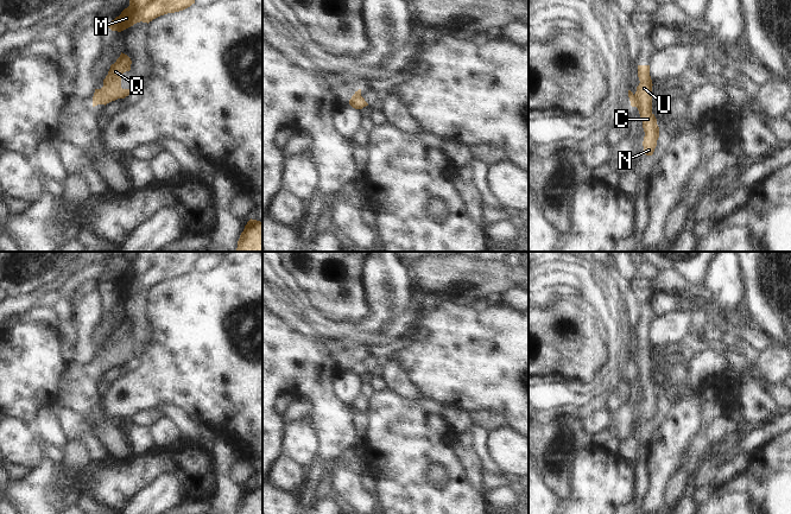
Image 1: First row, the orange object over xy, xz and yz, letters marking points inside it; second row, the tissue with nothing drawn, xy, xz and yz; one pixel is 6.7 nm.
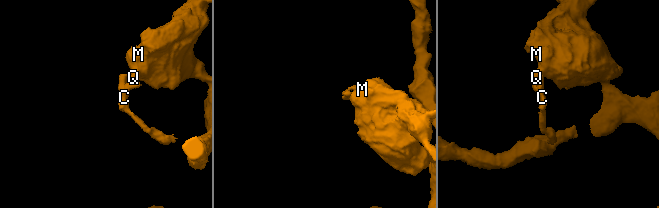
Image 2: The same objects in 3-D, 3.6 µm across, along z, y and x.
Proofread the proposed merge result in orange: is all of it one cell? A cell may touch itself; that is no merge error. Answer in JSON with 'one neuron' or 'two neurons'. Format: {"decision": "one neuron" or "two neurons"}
{"decision": "two neurons"}

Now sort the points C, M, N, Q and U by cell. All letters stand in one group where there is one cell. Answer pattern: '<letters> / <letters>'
C N U / M Q

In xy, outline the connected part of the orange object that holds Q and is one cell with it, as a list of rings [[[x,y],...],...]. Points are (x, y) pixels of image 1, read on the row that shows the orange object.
[[[122,53],[116,59],[114,64],[110,65],[108,75],[103,80],[103,87],[101,89],[95,89],[93,96],[93,104],[107,104],[118,99],[125,99],[133,90],[121,88],[121,76],[124,72],[131,70],[132,61],[131,58]]]

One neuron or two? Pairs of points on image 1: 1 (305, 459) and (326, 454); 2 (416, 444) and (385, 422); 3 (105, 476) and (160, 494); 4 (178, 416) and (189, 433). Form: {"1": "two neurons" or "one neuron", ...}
{"1": "two neurons", "2": "one neuron", "3": "two neurons", "4": "one neuron"}

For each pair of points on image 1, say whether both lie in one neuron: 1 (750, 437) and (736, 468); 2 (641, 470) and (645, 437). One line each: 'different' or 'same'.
1: different
2: same

